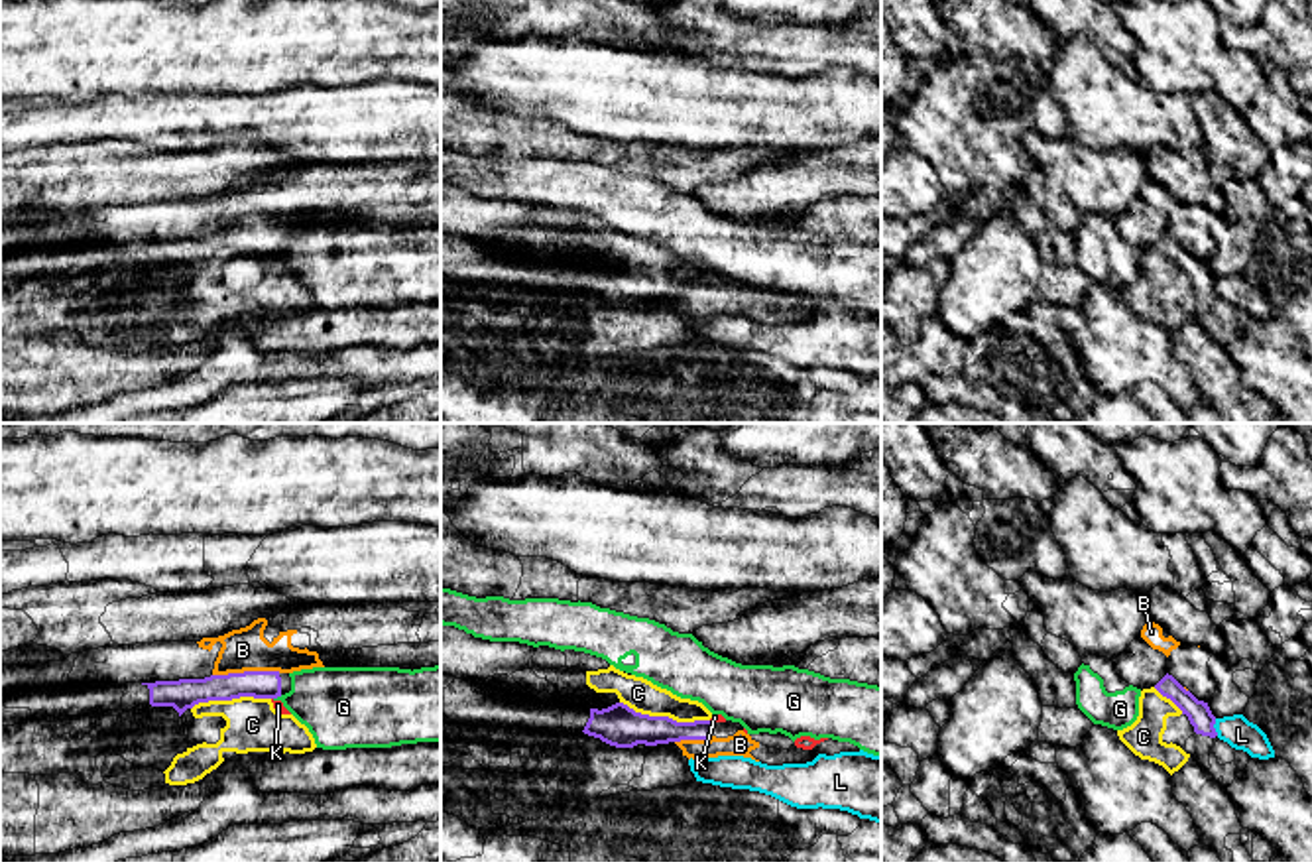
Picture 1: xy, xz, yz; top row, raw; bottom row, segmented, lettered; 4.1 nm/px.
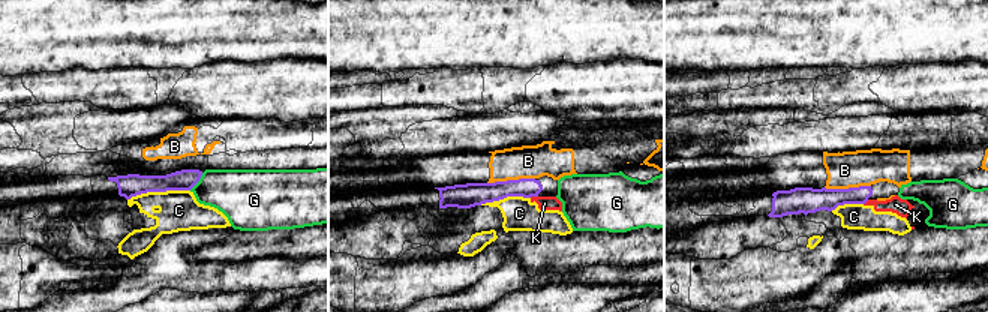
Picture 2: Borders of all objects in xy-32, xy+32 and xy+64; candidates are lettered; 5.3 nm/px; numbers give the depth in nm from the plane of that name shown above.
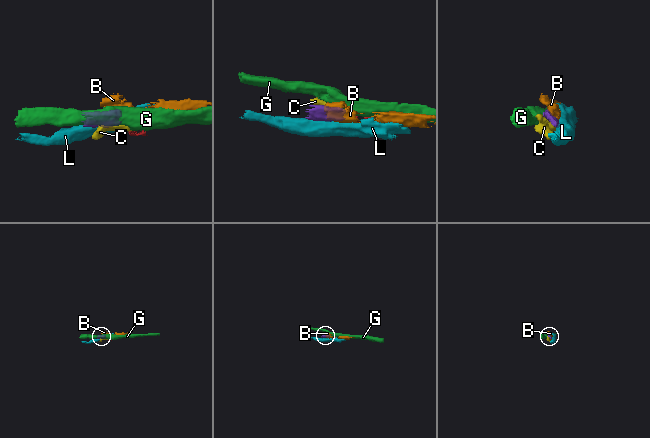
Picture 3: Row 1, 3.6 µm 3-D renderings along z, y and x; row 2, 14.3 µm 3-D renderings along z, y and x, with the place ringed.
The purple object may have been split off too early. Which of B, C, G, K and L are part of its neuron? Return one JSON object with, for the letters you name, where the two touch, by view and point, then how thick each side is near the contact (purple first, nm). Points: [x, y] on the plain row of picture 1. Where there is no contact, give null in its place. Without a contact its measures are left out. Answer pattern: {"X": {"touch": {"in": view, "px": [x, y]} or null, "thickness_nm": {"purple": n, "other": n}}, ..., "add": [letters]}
{"B": {"touch": {"in": "xy", "px": [246, 231]}, "thickness_nm": {"purple": 110, "other": 180}}, "add": ["B"]}

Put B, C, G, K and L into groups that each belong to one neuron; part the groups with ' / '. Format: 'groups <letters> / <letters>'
groups B / C K / G / L

